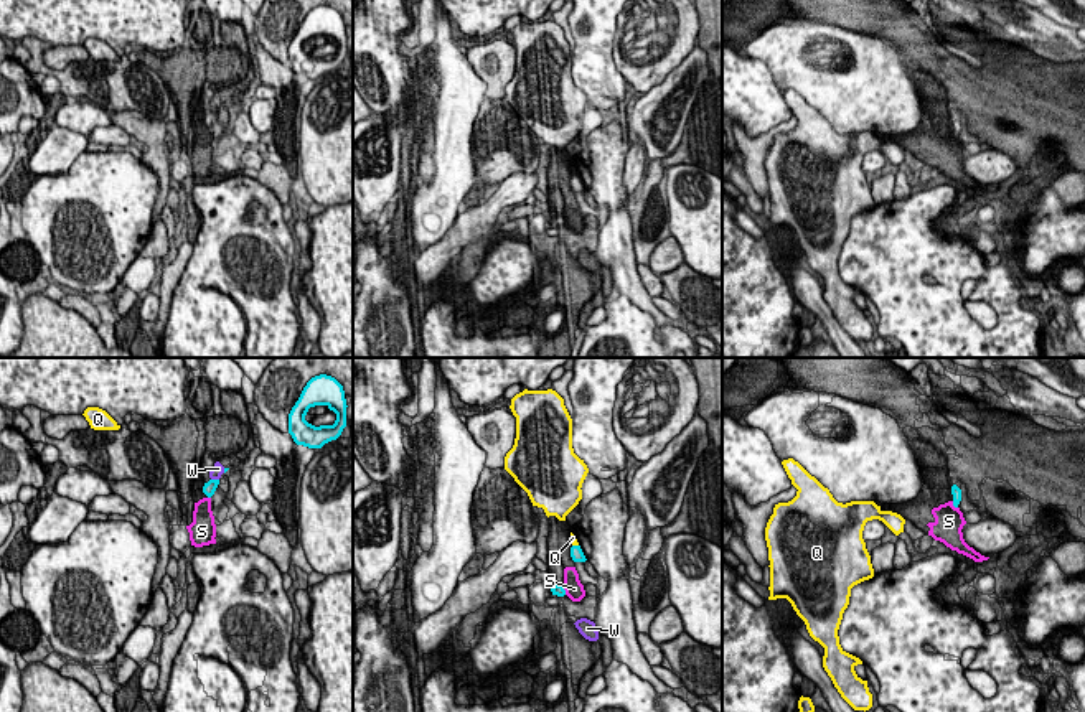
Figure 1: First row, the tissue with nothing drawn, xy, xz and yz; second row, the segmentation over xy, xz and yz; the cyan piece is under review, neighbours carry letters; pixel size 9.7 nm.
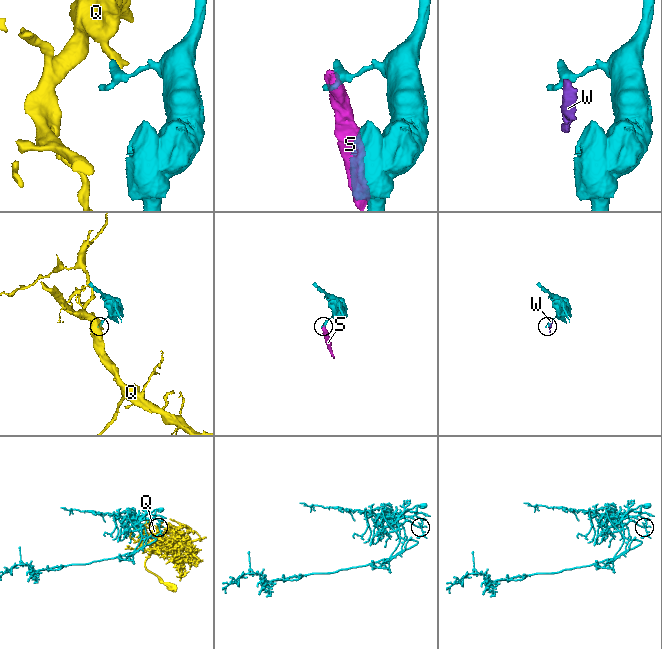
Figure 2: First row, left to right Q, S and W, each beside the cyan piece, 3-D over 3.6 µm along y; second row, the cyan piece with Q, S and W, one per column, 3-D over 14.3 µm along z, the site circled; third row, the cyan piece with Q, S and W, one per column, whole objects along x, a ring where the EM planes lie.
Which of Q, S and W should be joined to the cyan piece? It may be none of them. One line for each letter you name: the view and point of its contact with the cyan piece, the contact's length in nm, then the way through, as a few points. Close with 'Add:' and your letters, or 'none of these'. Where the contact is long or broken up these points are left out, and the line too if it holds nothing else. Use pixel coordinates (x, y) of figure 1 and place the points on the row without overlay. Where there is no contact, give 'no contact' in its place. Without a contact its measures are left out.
Add: none of these

